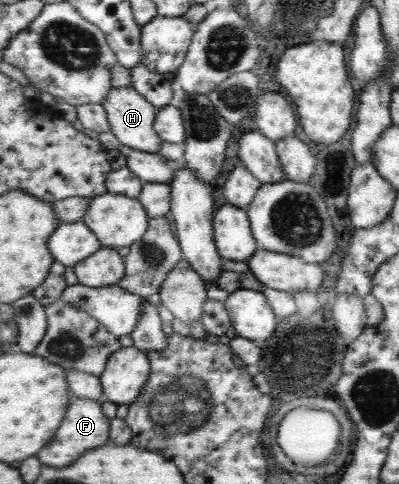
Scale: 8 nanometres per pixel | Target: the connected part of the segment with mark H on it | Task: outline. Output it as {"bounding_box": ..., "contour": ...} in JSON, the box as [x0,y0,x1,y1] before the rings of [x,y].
{"bounding_box":[100,86,163,153],"contour":[[[133,86],[125,88],[113,87],[113,89],[109,89],[109,95],[100,103],[107,113],[111,132],[115,134],[120,144],[133,150],[148,153],[156,153],[161,150],[163,141],[154,131],[153,127],[158,108],[151,105]]]}

